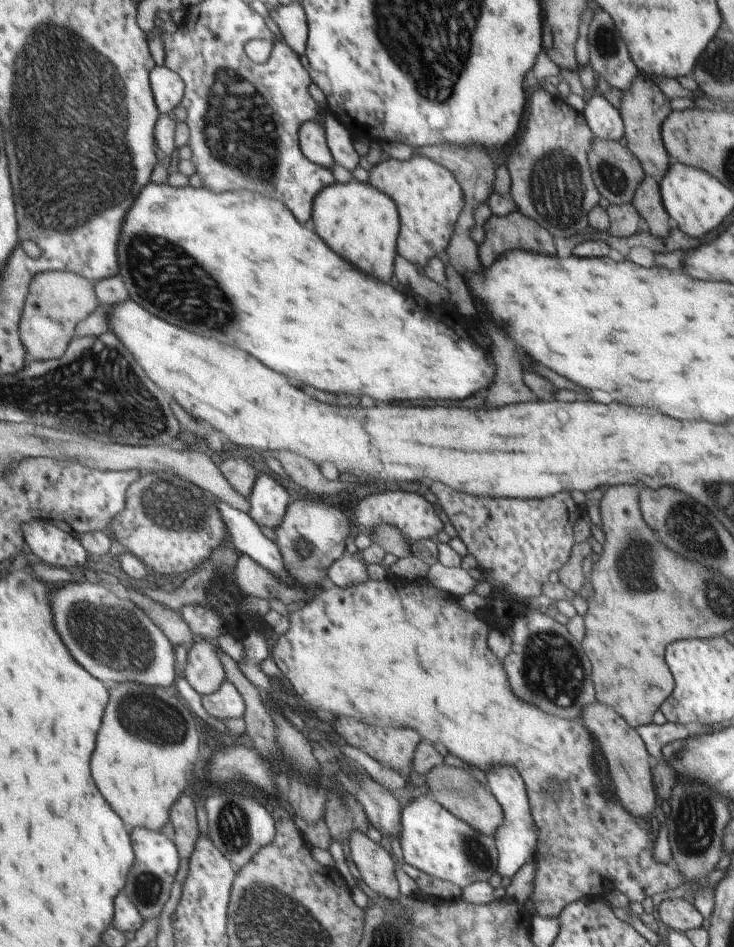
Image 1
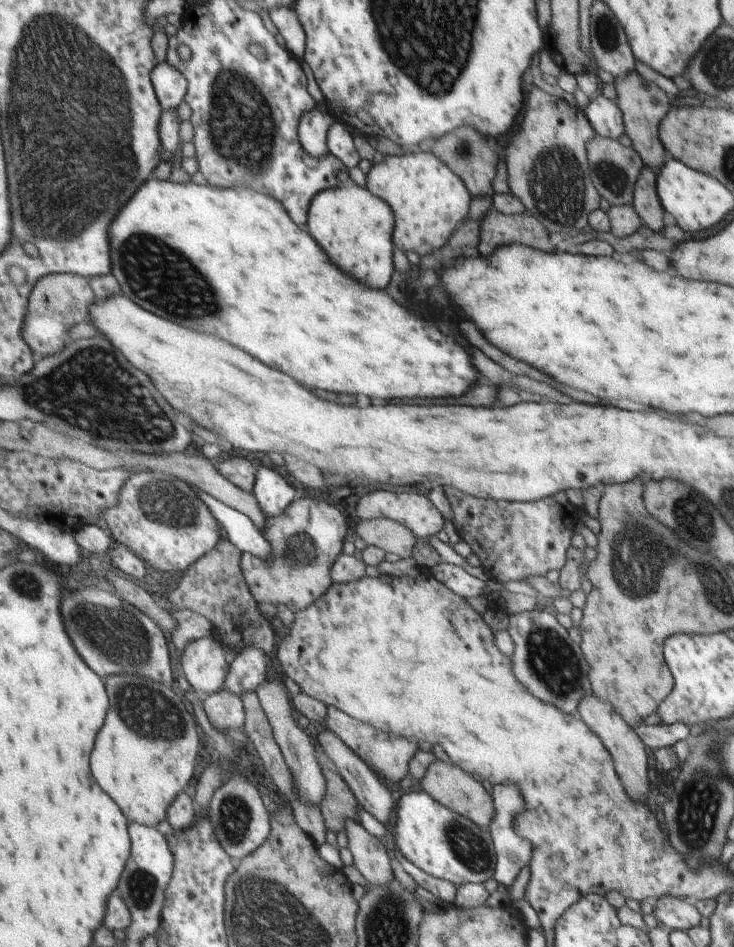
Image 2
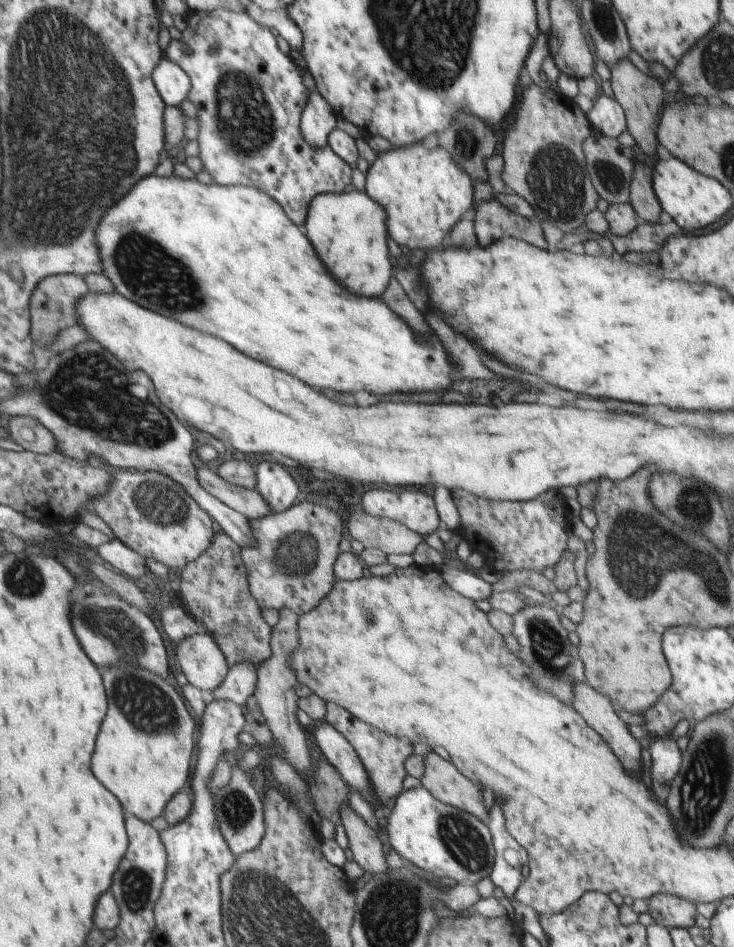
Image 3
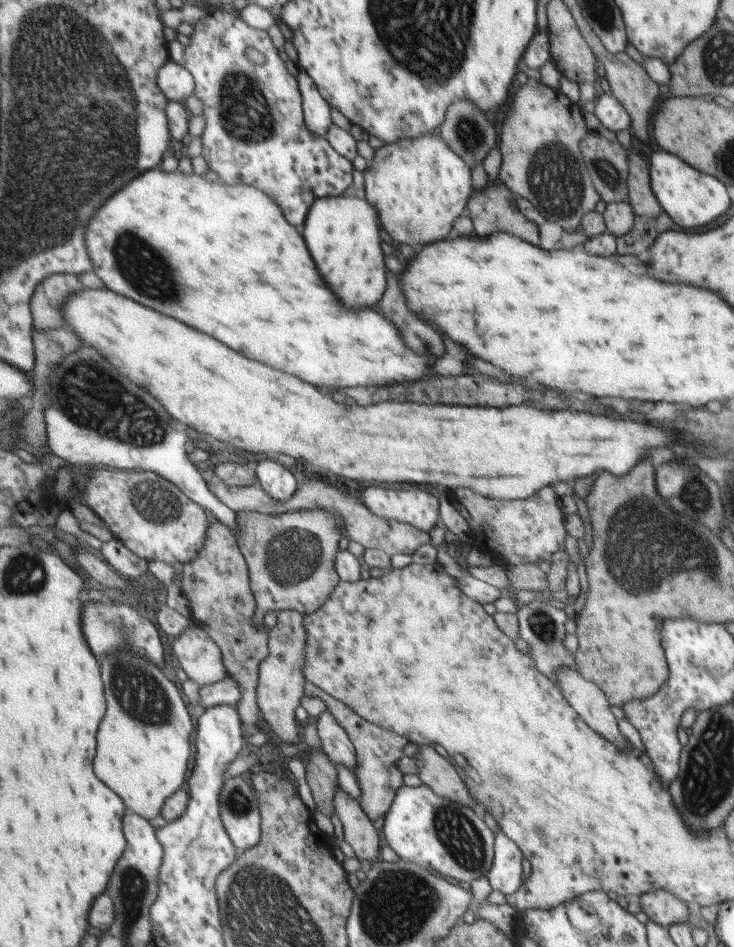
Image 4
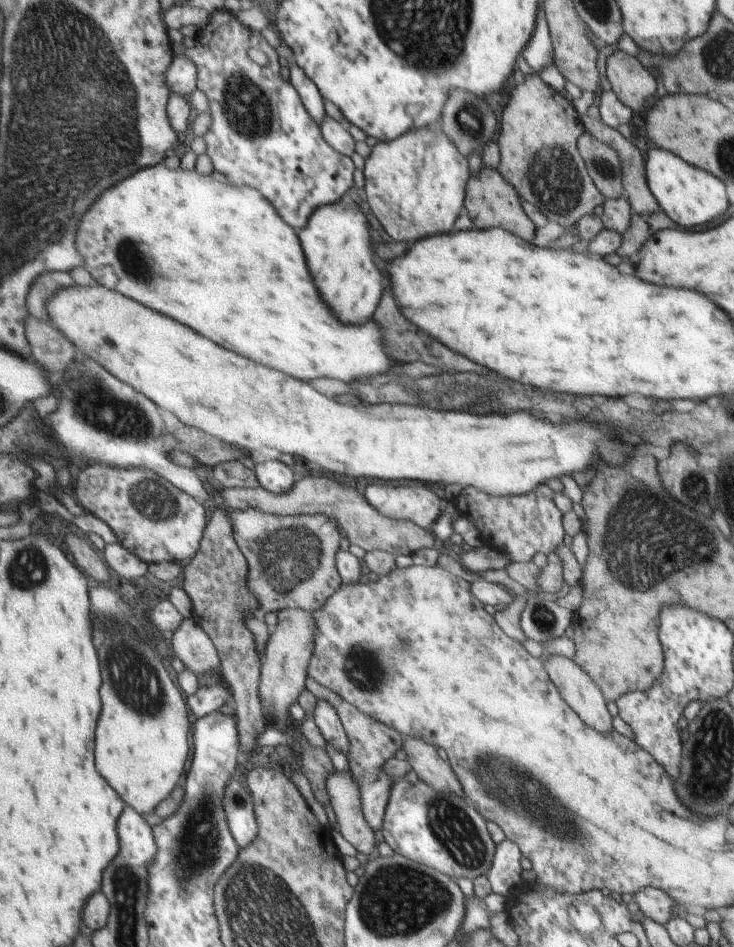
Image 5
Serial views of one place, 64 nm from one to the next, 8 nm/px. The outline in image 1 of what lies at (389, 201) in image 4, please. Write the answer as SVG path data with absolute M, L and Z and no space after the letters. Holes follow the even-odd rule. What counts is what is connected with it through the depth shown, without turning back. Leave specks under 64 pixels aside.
M413 152L409 160L385 156L368 171L368 176L367 183L391 197L399 210L401 236L397 236L397 254L423 266L429 258L446 250L463 208L463 194L445 168Z

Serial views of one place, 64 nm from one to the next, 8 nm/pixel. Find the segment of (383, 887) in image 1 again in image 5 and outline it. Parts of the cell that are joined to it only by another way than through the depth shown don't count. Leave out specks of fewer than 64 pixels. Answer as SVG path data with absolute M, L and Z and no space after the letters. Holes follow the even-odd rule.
M333 772L327 778L330 802L336 815L339 832L357 853L375 854L375 834L363 816L360 792L353 772Z

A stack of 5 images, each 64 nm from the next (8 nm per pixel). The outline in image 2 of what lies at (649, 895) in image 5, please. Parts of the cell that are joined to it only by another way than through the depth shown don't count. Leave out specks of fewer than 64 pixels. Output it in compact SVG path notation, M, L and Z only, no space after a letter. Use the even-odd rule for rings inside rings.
M660 896L651 901L652 916L667 930L687 931L697 927L701 916L693 904L689 904L685 898Z

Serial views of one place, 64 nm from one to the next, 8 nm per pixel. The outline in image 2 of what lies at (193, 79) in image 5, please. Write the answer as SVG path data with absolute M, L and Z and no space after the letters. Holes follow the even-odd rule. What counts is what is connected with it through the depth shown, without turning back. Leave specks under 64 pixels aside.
M166 60L152 71L152 82L163 110L175 110L187 96L187 78Z

